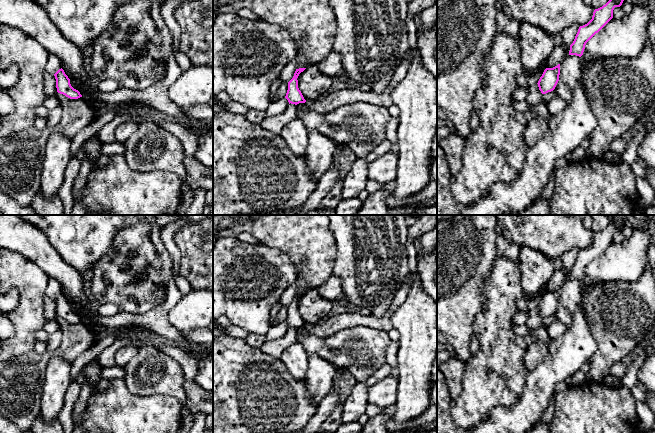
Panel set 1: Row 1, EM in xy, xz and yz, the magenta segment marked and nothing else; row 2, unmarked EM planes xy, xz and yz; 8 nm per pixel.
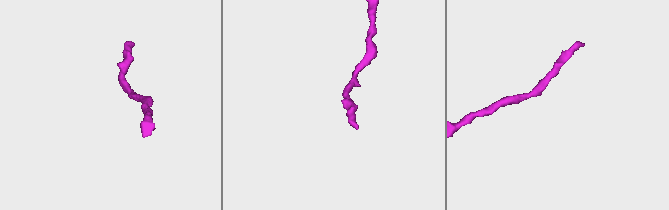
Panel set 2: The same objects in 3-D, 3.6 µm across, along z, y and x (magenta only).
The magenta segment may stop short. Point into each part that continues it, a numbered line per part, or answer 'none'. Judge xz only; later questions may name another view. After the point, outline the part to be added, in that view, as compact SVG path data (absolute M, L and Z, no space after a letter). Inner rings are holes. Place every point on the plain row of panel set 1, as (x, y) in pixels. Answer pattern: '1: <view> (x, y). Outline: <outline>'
none

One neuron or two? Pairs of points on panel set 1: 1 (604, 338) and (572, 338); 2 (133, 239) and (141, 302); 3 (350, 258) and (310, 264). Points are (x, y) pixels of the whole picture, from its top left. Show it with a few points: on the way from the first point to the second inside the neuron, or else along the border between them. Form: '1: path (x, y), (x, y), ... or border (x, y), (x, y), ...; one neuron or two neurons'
1: border (585, 316), (596, 343), (596, 351), (591, 359); two neurons
2: path (133, 255), (132, 282), (136, 286); one neuron
3: border (334, 236), (335, 259), (332, 274); two neurons

